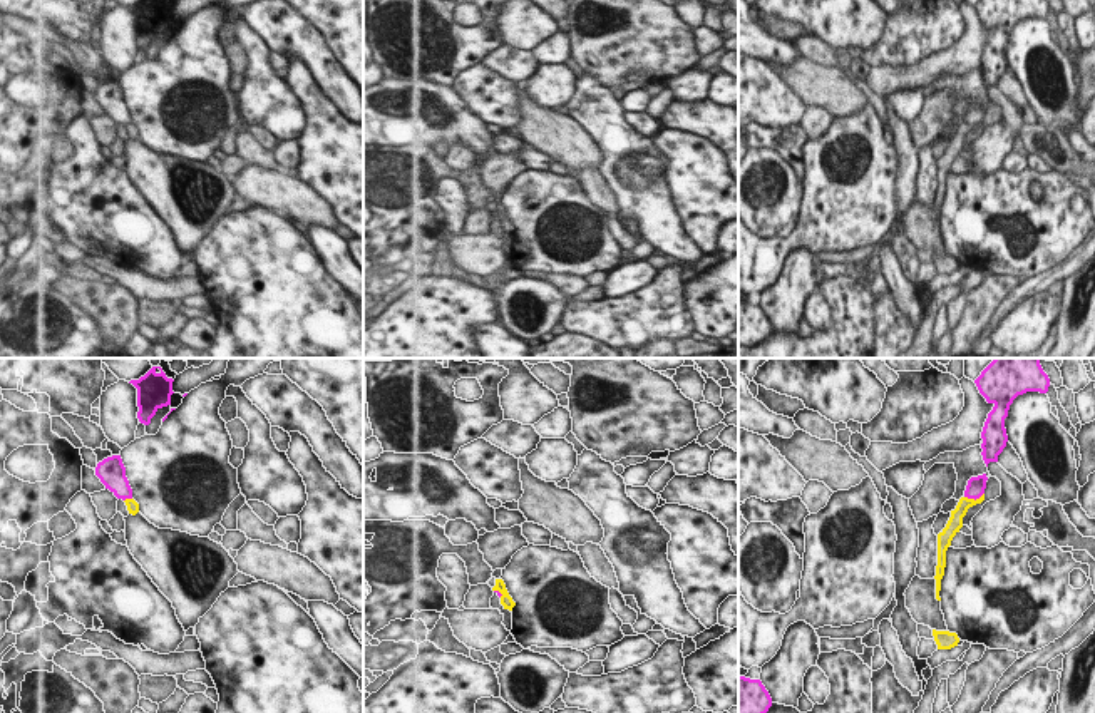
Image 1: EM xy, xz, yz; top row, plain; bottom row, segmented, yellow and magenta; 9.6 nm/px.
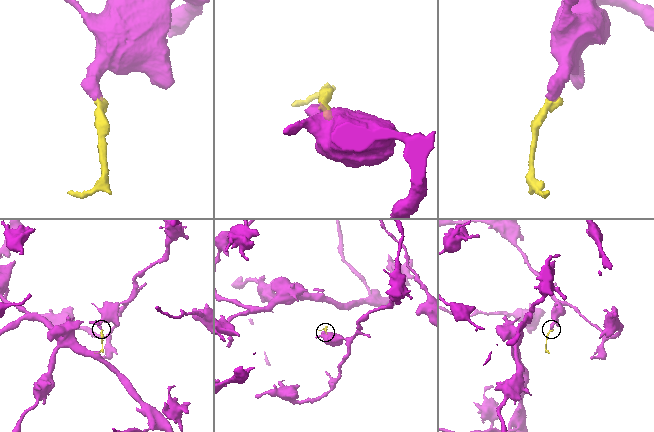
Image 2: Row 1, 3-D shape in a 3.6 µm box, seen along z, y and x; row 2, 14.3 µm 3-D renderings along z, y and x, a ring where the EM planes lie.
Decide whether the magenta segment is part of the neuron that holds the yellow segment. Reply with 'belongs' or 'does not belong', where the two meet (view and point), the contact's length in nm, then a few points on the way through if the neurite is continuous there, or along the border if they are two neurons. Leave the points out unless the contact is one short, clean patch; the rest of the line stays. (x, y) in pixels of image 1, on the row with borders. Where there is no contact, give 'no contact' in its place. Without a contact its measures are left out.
does not belong; contact yz (973, 499); length 200 nm; border yz (983, 492), (975, 499), (965, 497)

